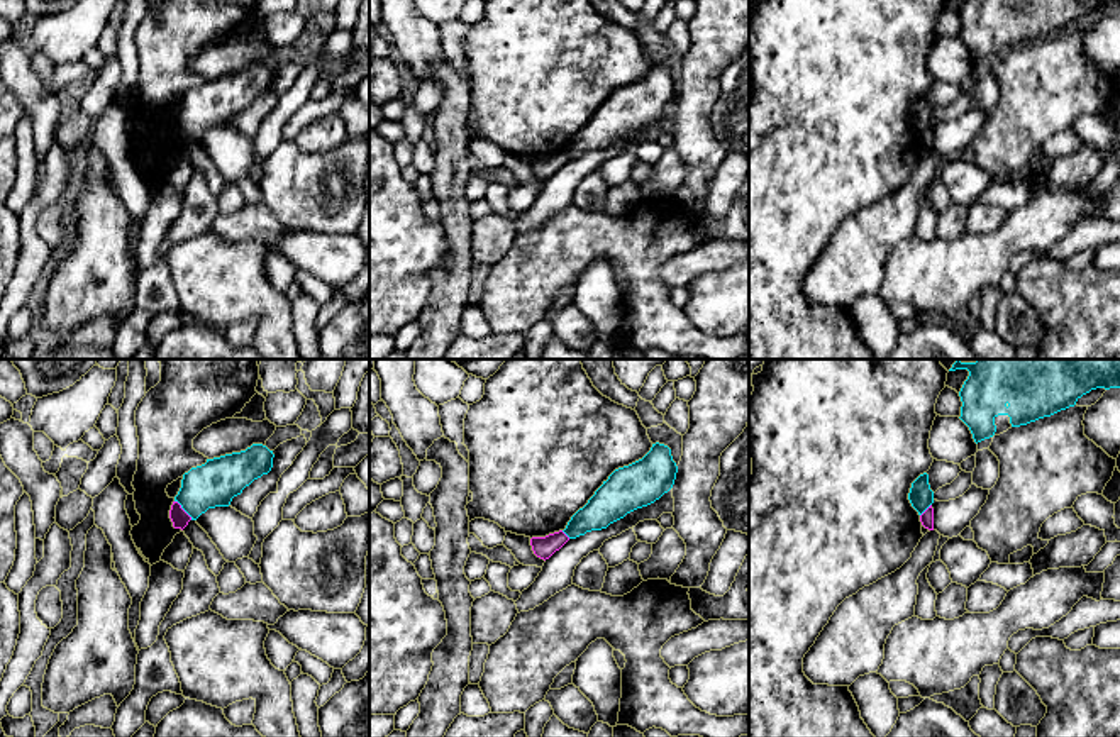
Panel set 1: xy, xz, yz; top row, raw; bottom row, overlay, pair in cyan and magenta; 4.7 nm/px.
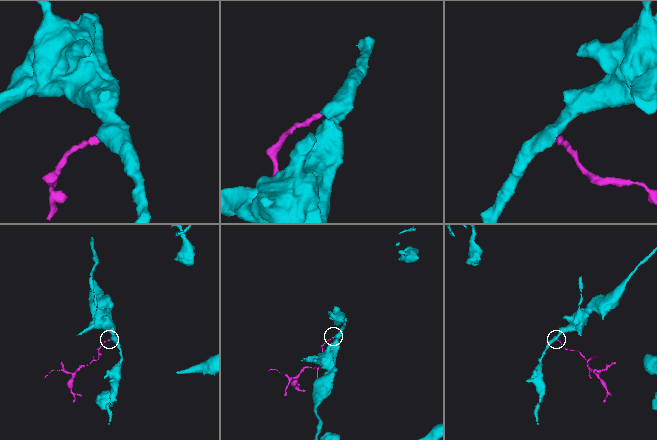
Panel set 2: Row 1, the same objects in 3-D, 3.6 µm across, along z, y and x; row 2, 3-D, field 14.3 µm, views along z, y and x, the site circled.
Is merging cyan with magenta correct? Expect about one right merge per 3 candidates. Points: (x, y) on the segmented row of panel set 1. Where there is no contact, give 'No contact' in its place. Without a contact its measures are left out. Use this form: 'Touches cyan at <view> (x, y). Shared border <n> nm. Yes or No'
Touches cyan at xy (183, 509). Shared border 130 nm. No

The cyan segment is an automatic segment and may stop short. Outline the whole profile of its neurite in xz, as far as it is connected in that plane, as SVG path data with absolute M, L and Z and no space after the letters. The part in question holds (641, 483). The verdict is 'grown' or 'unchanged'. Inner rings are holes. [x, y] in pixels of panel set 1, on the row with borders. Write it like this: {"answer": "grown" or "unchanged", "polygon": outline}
{"answer": "unchanged", "polygon": "M659 442L652 444L642 459L615 469L588 503L571 517L563 532L576 539L586 532L607 529L668 493L676 473L671 449Z"}

